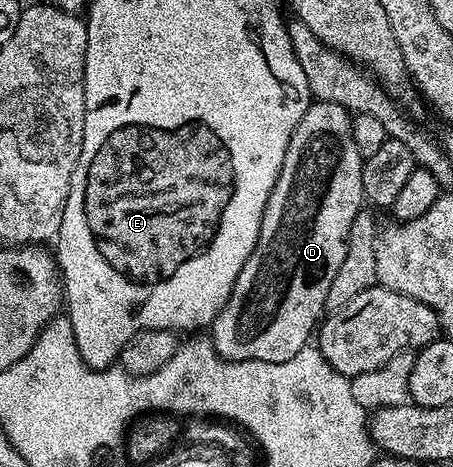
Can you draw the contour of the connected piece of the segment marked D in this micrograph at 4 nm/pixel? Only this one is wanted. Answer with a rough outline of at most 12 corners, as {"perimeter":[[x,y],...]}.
{"perimeter":[[315,100],[209,326],[289,362],[365,208],[352,113]]}

